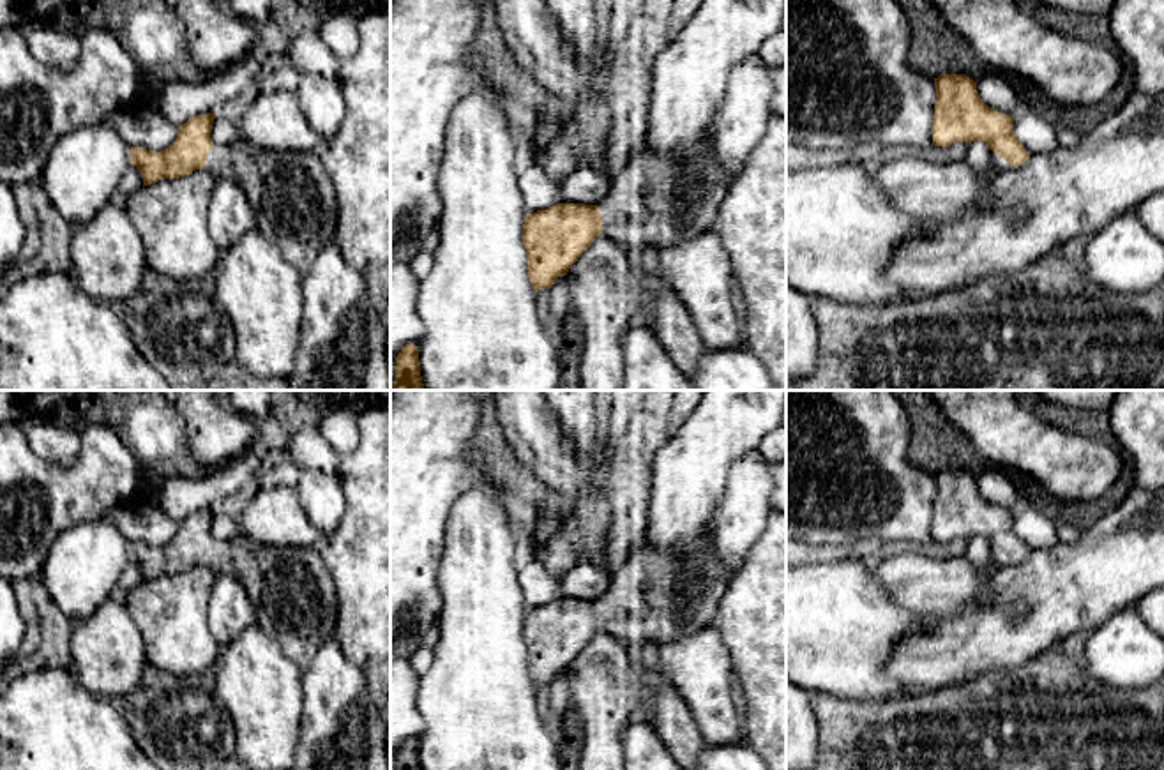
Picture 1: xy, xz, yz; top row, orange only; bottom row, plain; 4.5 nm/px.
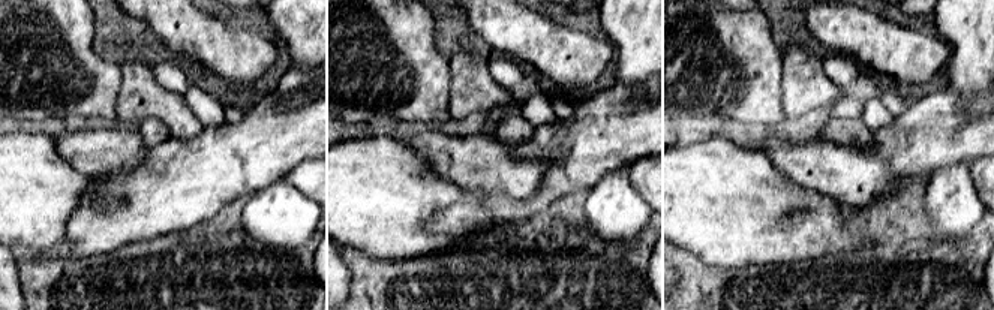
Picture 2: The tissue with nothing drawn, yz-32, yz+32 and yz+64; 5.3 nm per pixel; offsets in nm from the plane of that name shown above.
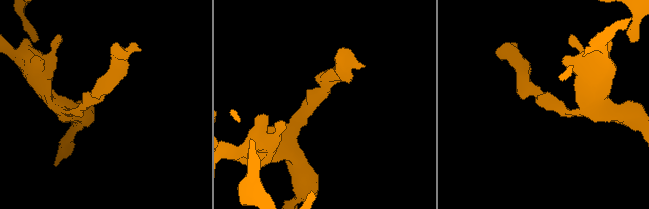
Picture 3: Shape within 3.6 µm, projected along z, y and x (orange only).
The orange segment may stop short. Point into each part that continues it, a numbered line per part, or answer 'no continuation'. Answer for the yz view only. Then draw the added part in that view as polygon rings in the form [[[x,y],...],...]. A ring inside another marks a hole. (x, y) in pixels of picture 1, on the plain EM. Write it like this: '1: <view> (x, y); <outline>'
1: yz (998, 560); [[[996,547],[991,549],[991,558],[994,567],[1007,567],[1014,563],[1012,560],[1005,558]]]

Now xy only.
1: xy (294, 596); [[[240,533],[230,540],[214,540],[203,565],[215,576],[224,574],[244,586],[256,611],[256,625],[272,636],[302,671],[311,666],[320,646],[336,632],[337,593],[320,546],[279,549]]]

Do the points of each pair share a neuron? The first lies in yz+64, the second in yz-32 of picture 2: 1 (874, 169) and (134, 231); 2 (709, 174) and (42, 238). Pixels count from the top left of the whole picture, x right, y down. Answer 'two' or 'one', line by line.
1: two
2: one

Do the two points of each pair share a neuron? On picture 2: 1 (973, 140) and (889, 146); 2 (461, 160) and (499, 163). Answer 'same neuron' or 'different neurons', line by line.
1: same neuron
2: same neuron

